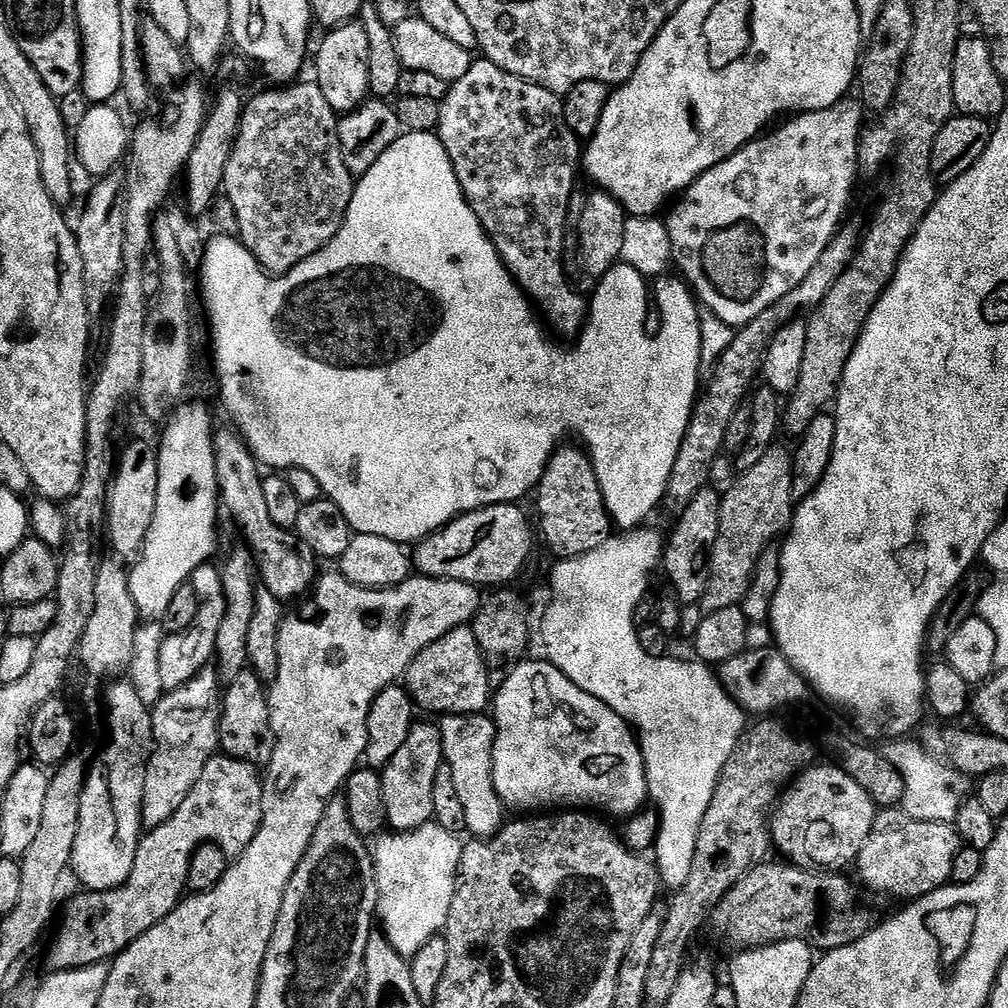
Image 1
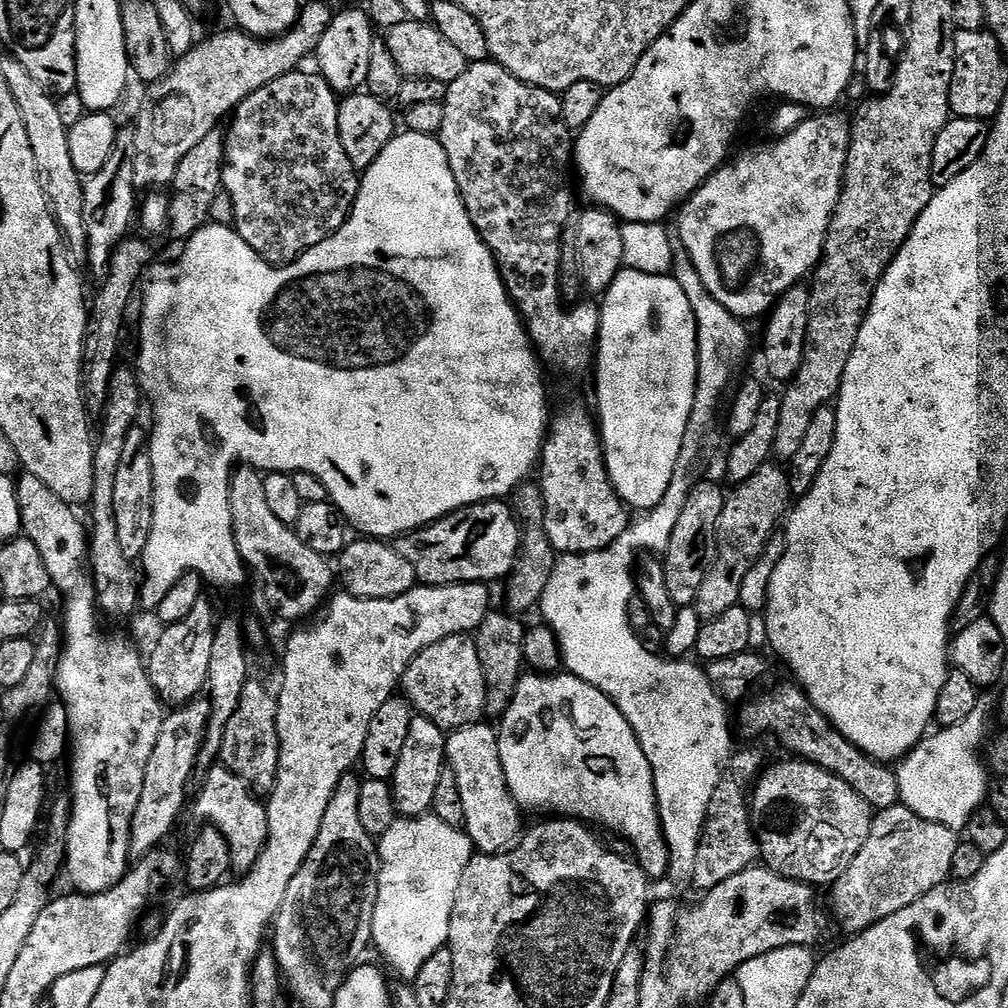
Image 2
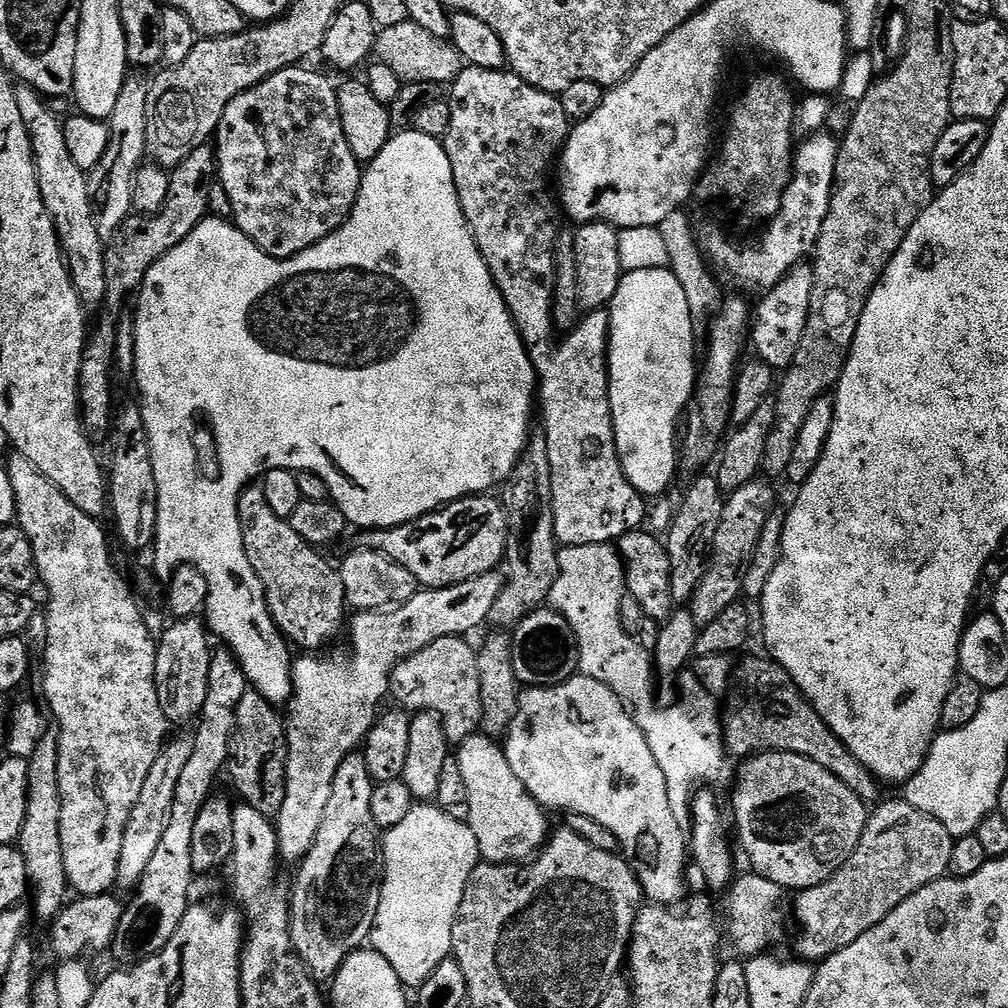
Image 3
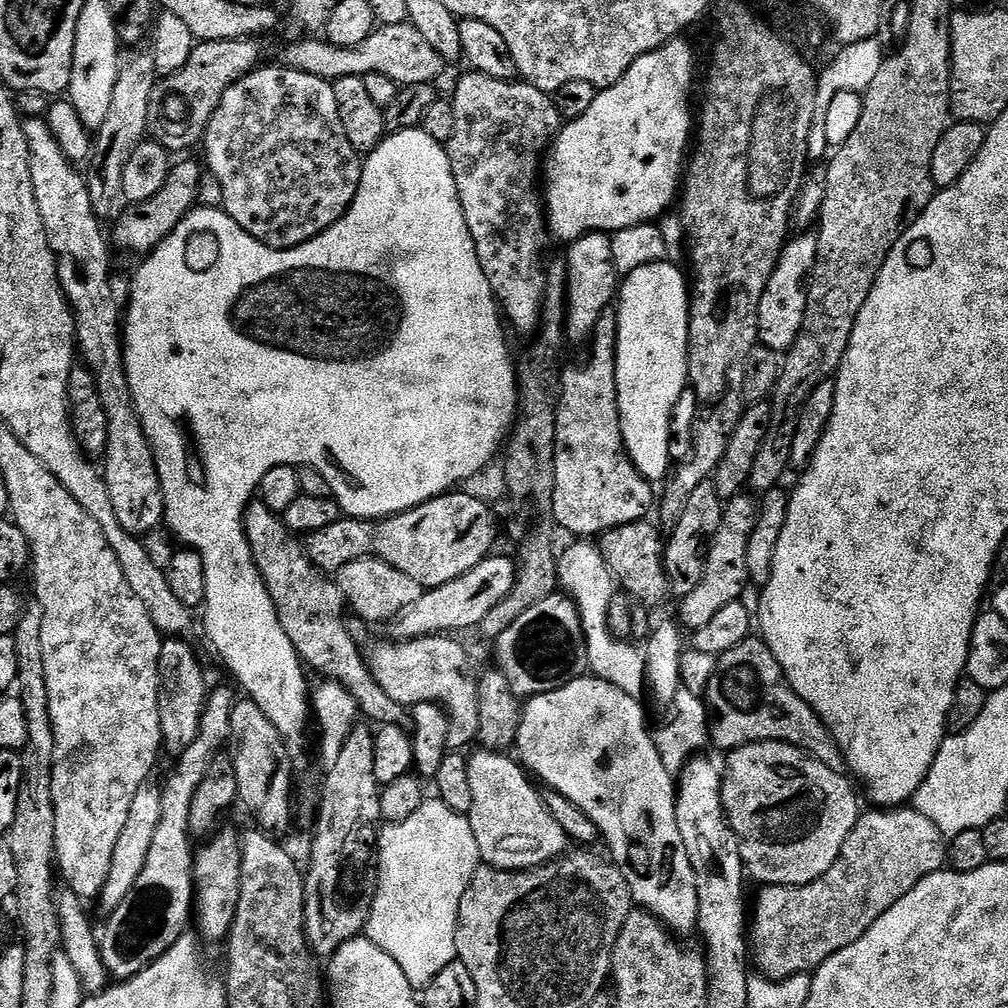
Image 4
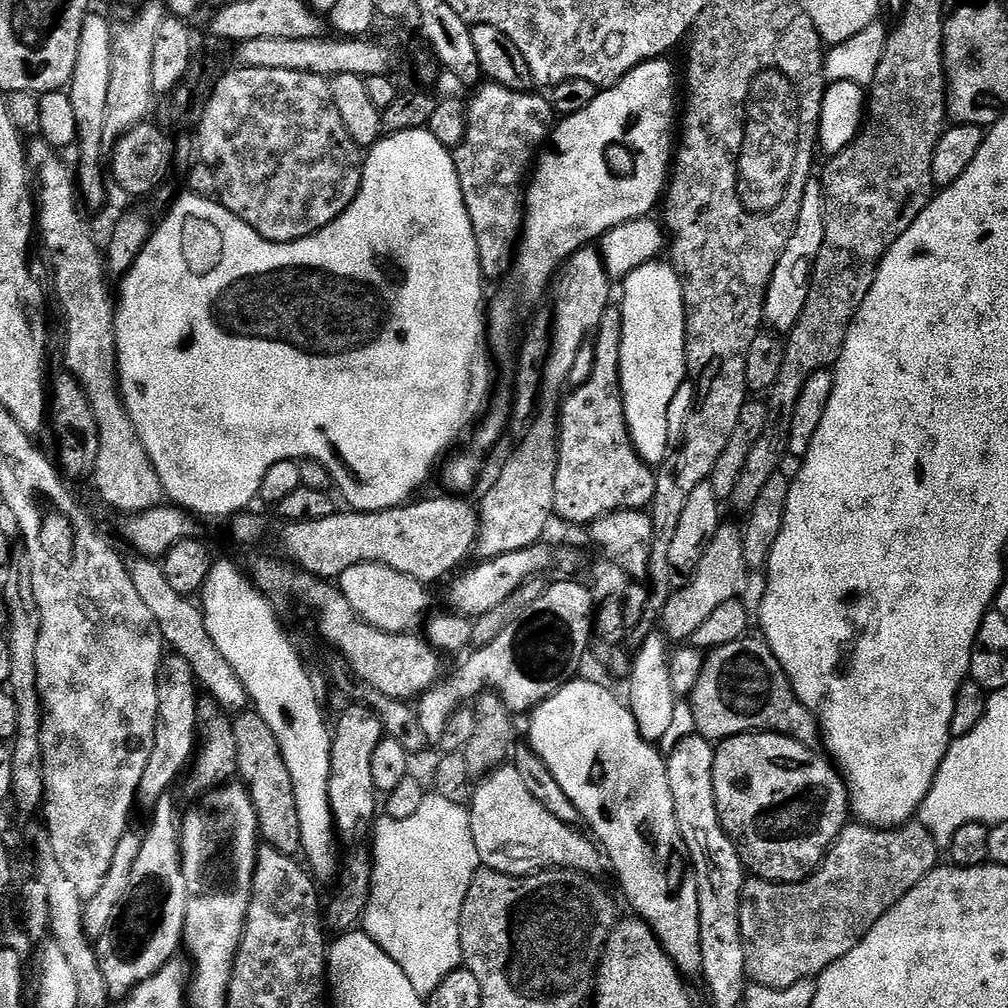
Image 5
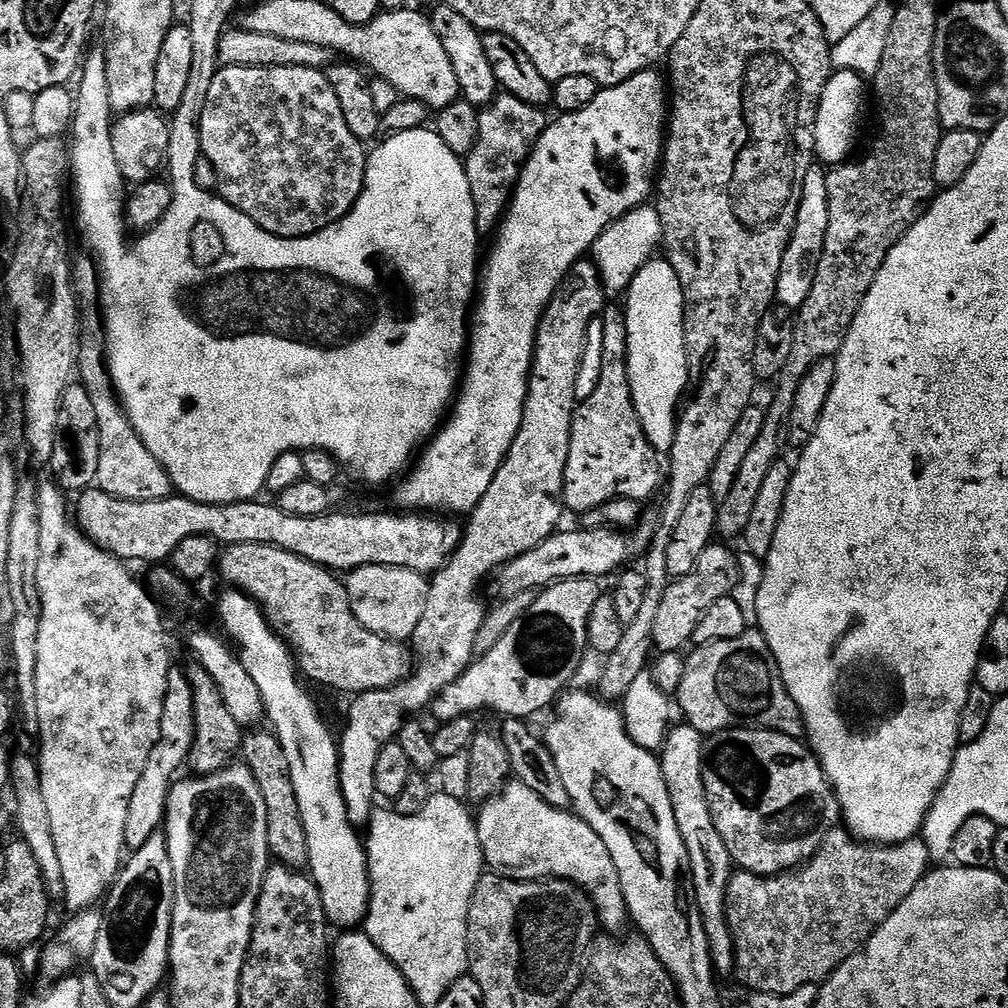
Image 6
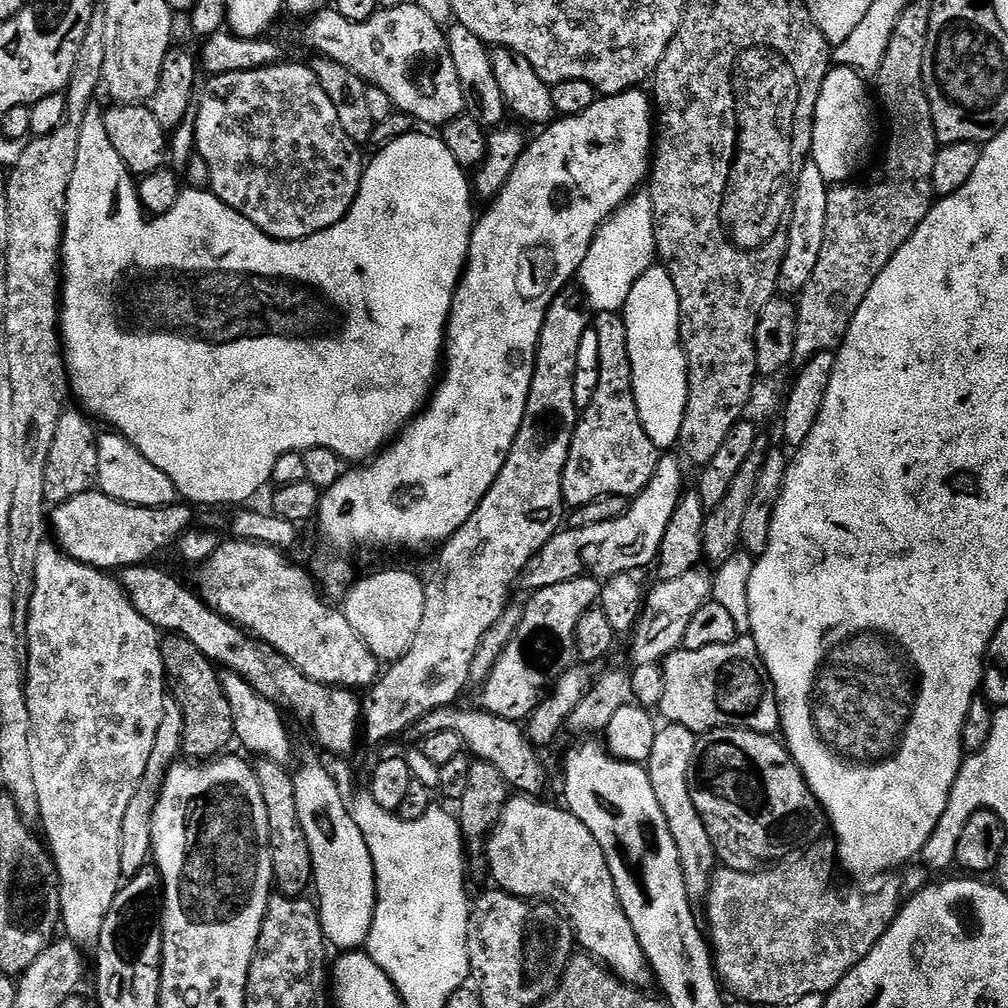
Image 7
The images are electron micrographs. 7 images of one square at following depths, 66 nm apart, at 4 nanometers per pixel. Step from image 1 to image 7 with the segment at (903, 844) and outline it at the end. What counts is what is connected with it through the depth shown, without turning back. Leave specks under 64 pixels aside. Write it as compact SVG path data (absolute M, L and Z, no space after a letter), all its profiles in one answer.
M832 838L819 840L811 845L812 852L804 852L793 860L781 859L776 862L781 864L761 867L764 868L761 872L743 872L740 868L720 866L712 873L706 897L709 922L706 926L710 931L717 977L729 993L733 992L733 997L748 1001L753 1006L786 1006L806 994L831 992L847 972L854 970L854 966L858 966L870 950L874 950L878 938L886 934L900 913L902 895L895 871L865 875L861 884L852 884L843 892L832 881L838 869L838 845Z

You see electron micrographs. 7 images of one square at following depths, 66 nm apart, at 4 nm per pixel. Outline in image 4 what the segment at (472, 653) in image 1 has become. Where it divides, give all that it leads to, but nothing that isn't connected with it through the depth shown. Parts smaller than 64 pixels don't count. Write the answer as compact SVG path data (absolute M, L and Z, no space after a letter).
M433 634L417 640L402 640L376 644L366 652L366 661L373 678L395 702L405 706L418 704L439 704L448 713L448 748L464 750L467 744L475 745L478 734L478 690L477 677L472 676L472 664L468 661L468 652L459 644L459 639L448 634Z

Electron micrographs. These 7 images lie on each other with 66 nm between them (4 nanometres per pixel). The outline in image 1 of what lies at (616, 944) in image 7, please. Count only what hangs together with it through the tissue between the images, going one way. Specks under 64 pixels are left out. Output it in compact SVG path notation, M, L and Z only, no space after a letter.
M477 714L474 716L445 716L439 721L438 727L442 734L444 747L444 763L454 774L454 786L458 790L458 798L466 809L466 826L468 832L476 838L491 838L504 827L506 809L498 794L492 777L492 751L496 741L496 722L491 715Z

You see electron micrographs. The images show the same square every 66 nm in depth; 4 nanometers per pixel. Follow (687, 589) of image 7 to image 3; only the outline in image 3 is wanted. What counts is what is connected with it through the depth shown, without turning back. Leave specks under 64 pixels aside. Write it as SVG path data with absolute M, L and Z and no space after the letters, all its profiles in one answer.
M763 479L751 480L746 486L727 493L722 522L718 522L718 534L714 534L712 543L712 558L708 565L708 572L702 578L698 590L694 590L690 601L690 611L694 622L703 626L714 622L726 606L737 603L744 591L746 570L752 561L754 550L758 546L758 538L770 518L770 514L777 511L776 492Z

